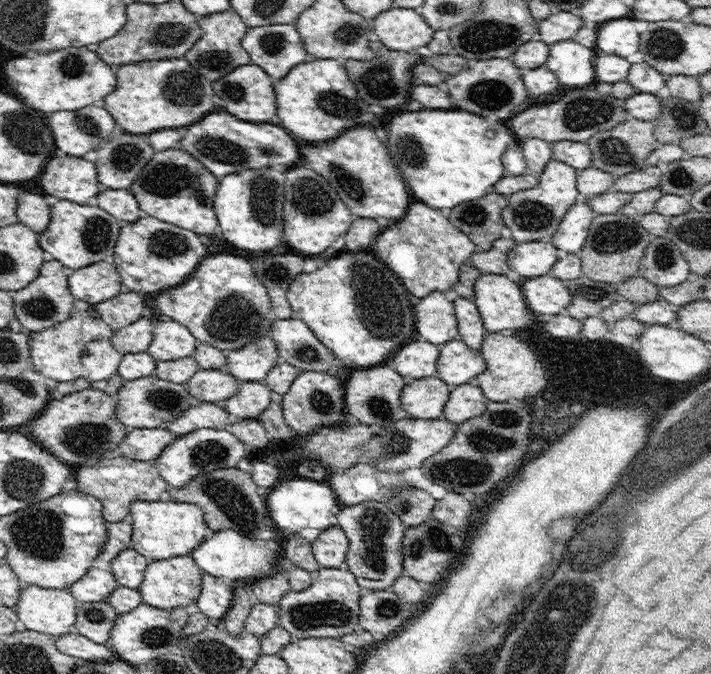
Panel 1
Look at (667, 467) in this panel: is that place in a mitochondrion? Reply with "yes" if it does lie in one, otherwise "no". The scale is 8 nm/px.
yes

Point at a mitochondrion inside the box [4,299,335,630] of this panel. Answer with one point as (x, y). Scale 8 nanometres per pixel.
(39, 533)

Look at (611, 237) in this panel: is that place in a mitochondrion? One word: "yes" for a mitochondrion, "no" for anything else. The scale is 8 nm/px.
yes

